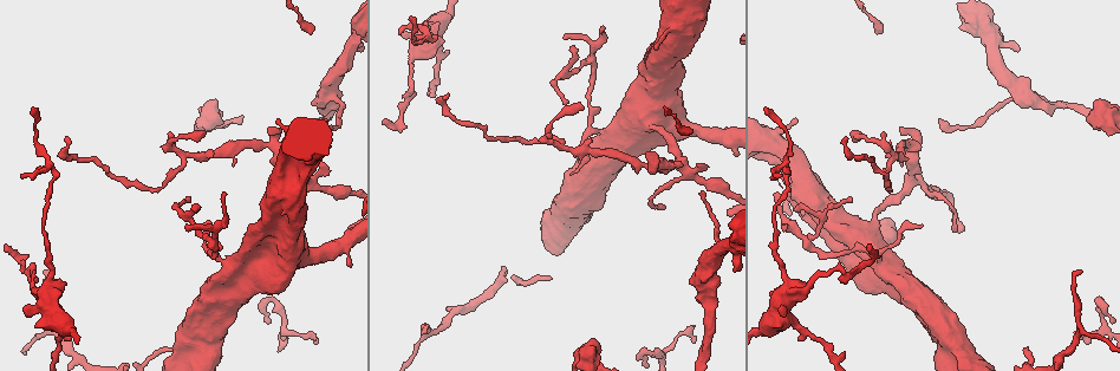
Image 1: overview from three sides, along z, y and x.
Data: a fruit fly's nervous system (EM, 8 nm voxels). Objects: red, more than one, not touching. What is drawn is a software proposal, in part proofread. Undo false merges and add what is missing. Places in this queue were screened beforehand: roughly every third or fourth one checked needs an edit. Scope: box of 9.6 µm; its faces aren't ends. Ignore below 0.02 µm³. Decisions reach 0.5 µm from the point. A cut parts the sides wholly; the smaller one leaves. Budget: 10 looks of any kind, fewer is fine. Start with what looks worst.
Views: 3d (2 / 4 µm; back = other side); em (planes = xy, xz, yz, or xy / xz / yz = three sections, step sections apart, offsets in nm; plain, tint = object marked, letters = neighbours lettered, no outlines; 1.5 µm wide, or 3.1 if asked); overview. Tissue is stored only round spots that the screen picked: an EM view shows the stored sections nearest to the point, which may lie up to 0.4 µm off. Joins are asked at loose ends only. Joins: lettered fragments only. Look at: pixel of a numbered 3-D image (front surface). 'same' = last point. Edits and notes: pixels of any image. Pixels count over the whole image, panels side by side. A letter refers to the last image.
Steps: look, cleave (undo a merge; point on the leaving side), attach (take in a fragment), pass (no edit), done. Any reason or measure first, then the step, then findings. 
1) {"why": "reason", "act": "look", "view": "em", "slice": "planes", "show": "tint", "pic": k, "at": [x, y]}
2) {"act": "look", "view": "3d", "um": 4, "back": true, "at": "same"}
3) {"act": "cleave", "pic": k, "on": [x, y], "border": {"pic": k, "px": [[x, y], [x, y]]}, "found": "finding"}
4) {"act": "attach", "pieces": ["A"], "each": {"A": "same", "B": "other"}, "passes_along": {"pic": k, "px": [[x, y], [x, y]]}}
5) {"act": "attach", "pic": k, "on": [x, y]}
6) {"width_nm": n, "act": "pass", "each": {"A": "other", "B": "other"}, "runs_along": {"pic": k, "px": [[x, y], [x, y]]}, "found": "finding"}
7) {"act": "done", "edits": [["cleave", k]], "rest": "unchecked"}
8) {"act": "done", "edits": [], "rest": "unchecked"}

{"why": "branch stops here", "act": "look", "view": "3d", "um": 2, "pic": 1, "at": [264, 312]}

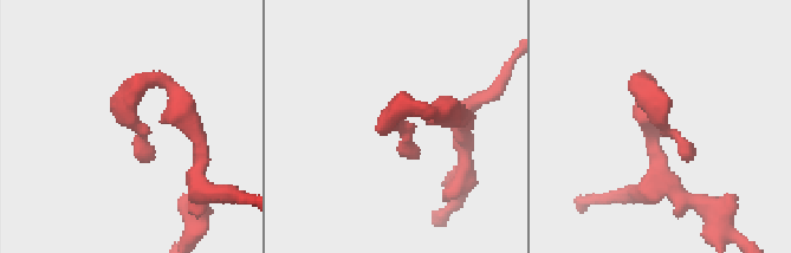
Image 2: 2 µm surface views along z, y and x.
{"act": "look", "view": "em", "slice": "xz", "step": 8, "show": "letters", "pic": 2, "at": [669, 129]}

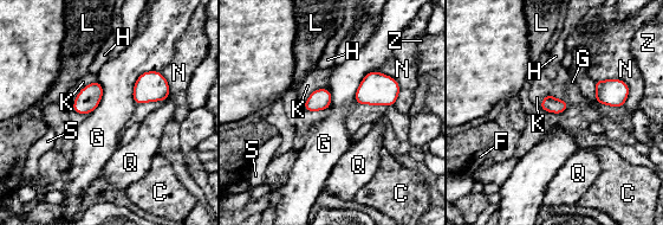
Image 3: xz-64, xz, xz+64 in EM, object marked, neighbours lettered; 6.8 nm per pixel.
{"why": "cut it another way", "act": "look", "view": "em", "slice": "planes", "show": "letters", "at": "same"}

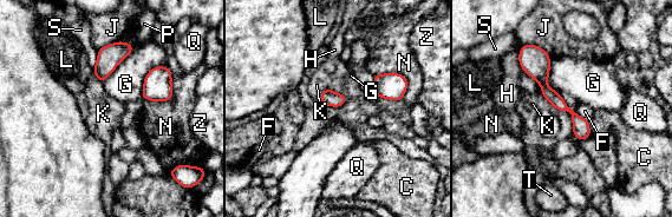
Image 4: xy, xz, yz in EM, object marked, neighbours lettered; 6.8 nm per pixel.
{"act": "pass", "each": {"C": "other", "F": "other", "G": "other", "H": "other", "J": "other", "K": "other", "L": "other", "N": "other", "P": "other", "Q": "other", "S": "other", "T": "other", "Z": "other"}, "found": "no lettered fragment goes on from it"}

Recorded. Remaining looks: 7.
{"why": "free end", "act": "look", "view": "3d", "um": 2, "pic": 1, "at": [780, 309]}

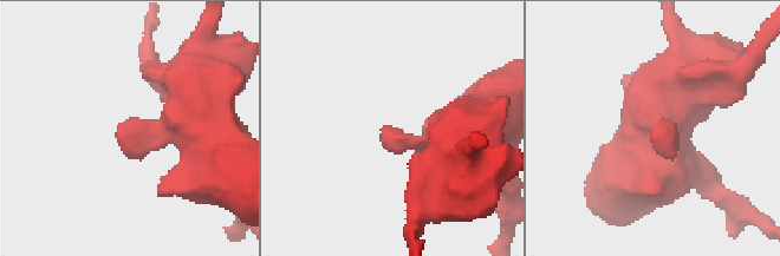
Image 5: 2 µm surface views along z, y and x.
{"why": "need the tissue", "act": "look", "view": "em", "slice": "planes", "show": "letters", "pic": 5, "at": [380, 129]}

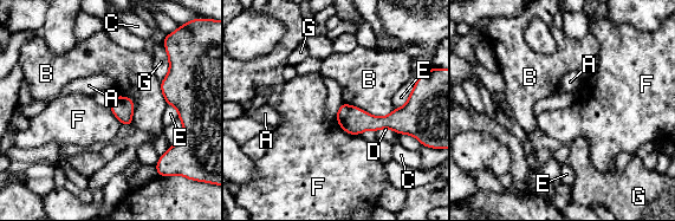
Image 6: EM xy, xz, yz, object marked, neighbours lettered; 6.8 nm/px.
{"longest_contact_nm": ["B", 340], "act": "pass", "each": {"A": "other", "B": "other", "C": "other", "D": "other", "E": "other", "F": "other", "G": "other"}, "found": "none of them fits"}

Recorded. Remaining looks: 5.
{"why": "calibre changes", "act": "look", "view": "3d", "um": 2, "back": true, "pic": 1, "at": [593, 134]}

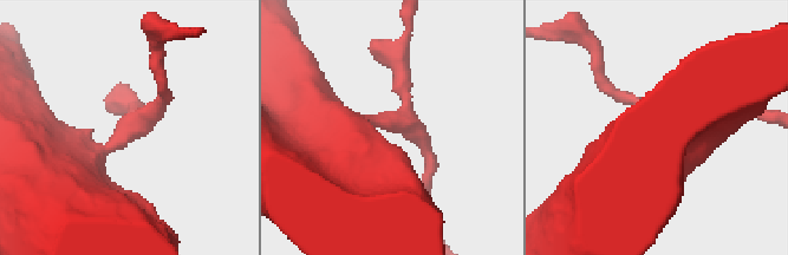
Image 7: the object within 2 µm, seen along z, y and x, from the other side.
{"why": "now the EM", "act": "look", "view": "em", "slice": "planes", "show": "plain", "pic": 7, "at": [383, 123]}

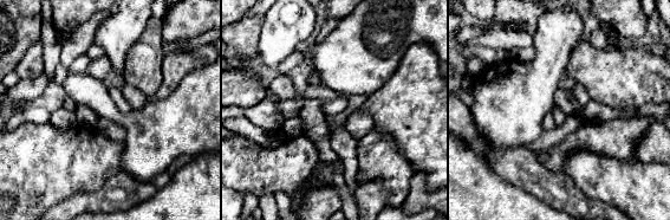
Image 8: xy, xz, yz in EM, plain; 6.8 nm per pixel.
{"why": "what lies round it", "act": "look", "view": "em", "slice": "planes", "show": "letters", "at": "same"}

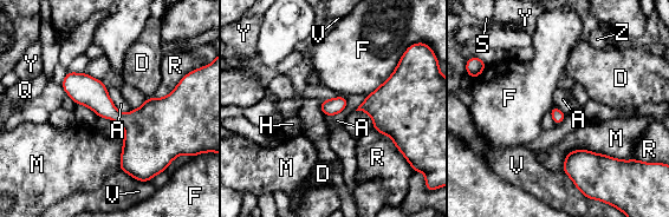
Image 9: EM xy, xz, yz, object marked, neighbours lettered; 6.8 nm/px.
{"longest_contact_nm": ["M", 420], "act": "pass", "each": {"A": "other", "D": "other", "F": "other", "H": "other", "M": "other", "Q": "other", "R": "other", "S": "other", "V": "other", "Y": "other", "Z": "other"}, "found": "continuous, no second neuron"}

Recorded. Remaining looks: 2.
{"why": "abrupt turn", "act": "look", "view": "em", "slice": "planes", "show": "tint", "pic": 1, "at": [214, 243]}

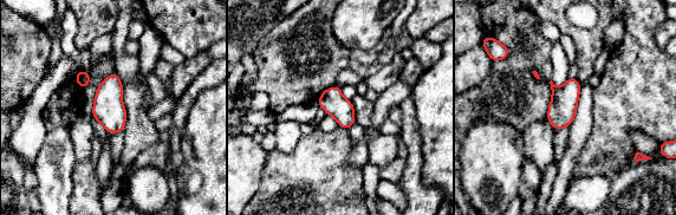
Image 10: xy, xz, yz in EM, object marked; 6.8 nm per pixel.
{"act": "look", "view": "em", "slice": "planes", "show": "letters", "at": "same"}

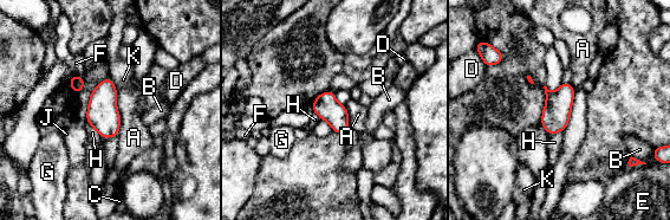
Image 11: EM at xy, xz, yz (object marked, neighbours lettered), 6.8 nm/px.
{"act": "pass", "each": {"A": "other", "B": "other", "C": "other", "D": "other", "E": "other", "F": "other", "G": "other", "H": "other", "J": "other", "K": "other"}, "border": {"pic": 11, "px": [[114, 84], [119, 115], [118, 135]]}, "found": "continuous, no second neuron"}

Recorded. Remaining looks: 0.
{"act": "done", "edits": [], "rest": "unchecked"}

